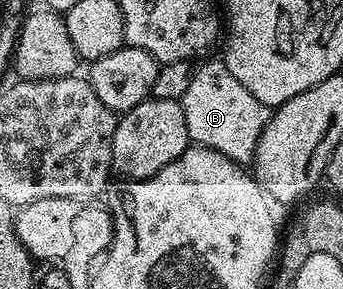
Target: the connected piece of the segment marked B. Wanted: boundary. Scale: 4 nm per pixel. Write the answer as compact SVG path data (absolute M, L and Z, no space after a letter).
M222 60L207 62L204 66L194 67L189 89L182 98L185 112L185 128L189 128L192 143L205 148L213 148L234 162L247 164L255 157L259 137L269 117L269 108L229 72Z

